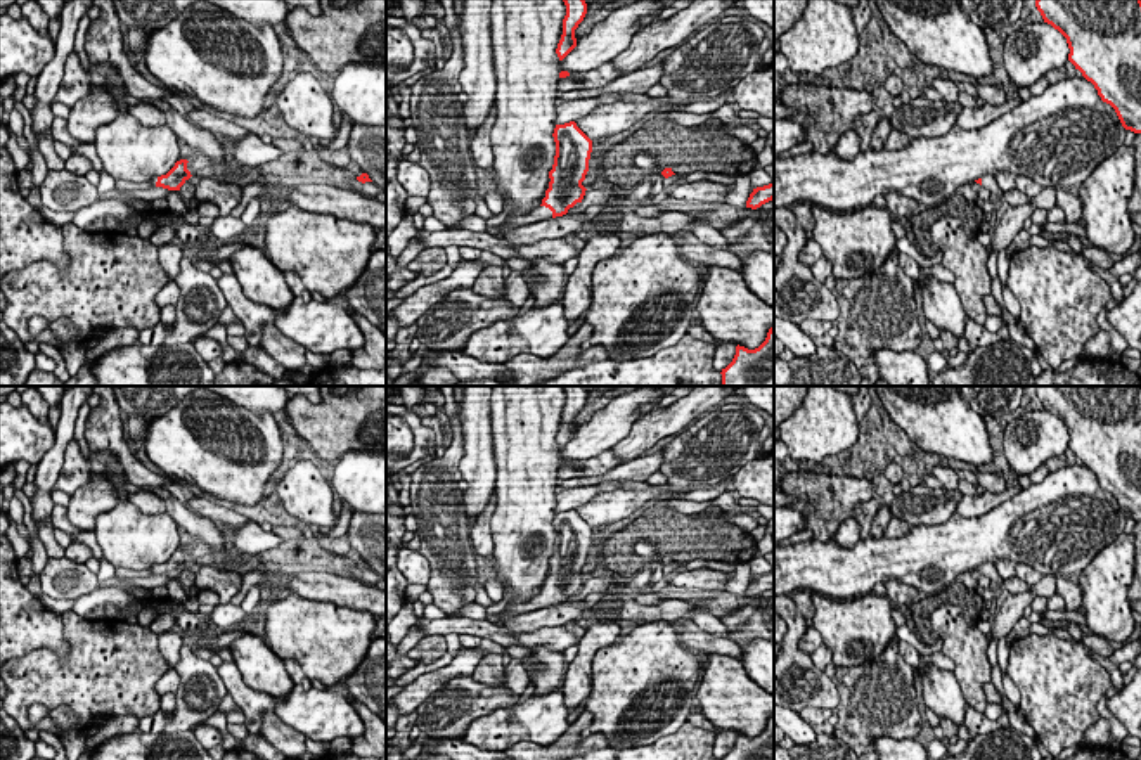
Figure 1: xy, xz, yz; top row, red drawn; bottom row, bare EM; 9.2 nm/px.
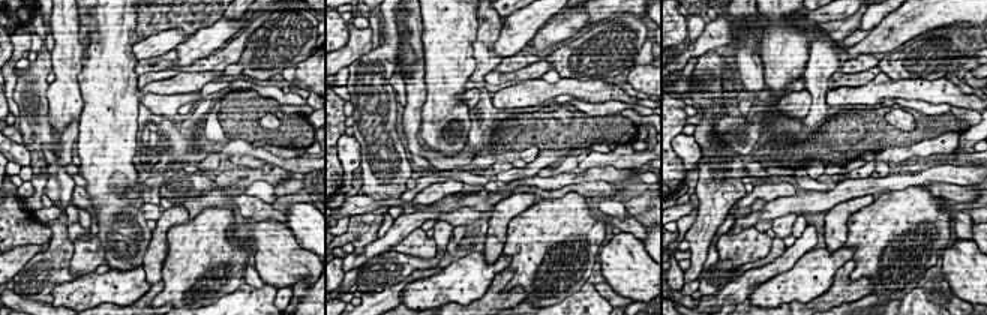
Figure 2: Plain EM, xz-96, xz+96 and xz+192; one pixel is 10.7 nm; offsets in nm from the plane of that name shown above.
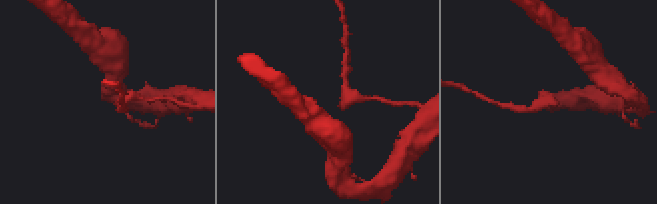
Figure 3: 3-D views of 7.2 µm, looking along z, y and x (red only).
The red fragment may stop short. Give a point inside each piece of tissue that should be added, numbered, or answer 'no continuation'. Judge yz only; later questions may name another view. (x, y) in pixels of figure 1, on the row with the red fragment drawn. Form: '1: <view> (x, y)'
1: yz (989, 182)

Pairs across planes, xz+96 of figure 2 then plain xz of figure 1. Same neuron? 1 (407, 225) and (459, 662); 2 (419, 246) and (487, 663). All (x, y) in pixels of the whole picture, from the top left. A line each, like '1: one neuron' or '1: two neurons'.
1: one neuron
2: one neuron

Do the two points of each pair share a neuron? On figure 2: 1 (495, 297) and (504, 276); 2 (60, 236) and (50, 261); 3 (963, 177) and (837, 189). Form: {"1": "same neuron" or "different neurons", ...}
{"1": "same neuron", "2": "same neuron", "3": "same neuron"}

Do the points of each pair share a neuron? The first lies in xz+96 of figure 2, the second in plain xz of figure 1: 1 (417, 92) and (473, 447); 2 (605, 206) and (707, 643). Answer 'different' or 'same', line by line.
1: different
2: different

